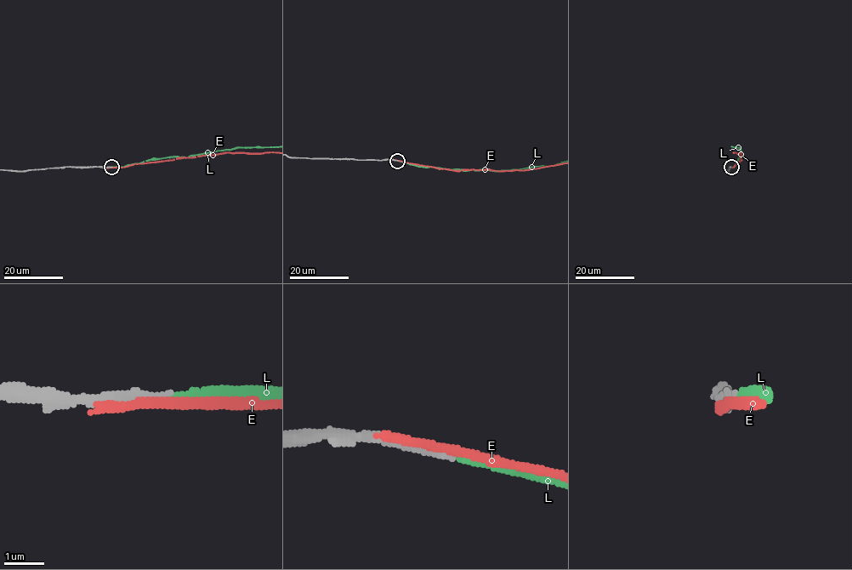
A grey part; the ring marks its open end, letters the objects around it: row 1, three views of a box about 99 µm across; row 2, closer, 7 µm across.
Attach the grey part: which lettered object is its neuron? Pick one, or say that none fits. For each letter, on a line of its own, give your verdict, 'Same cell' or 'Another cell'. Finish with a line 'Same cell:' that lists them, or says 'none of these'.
E: Another cell
L: Same cell
Same cell: L

